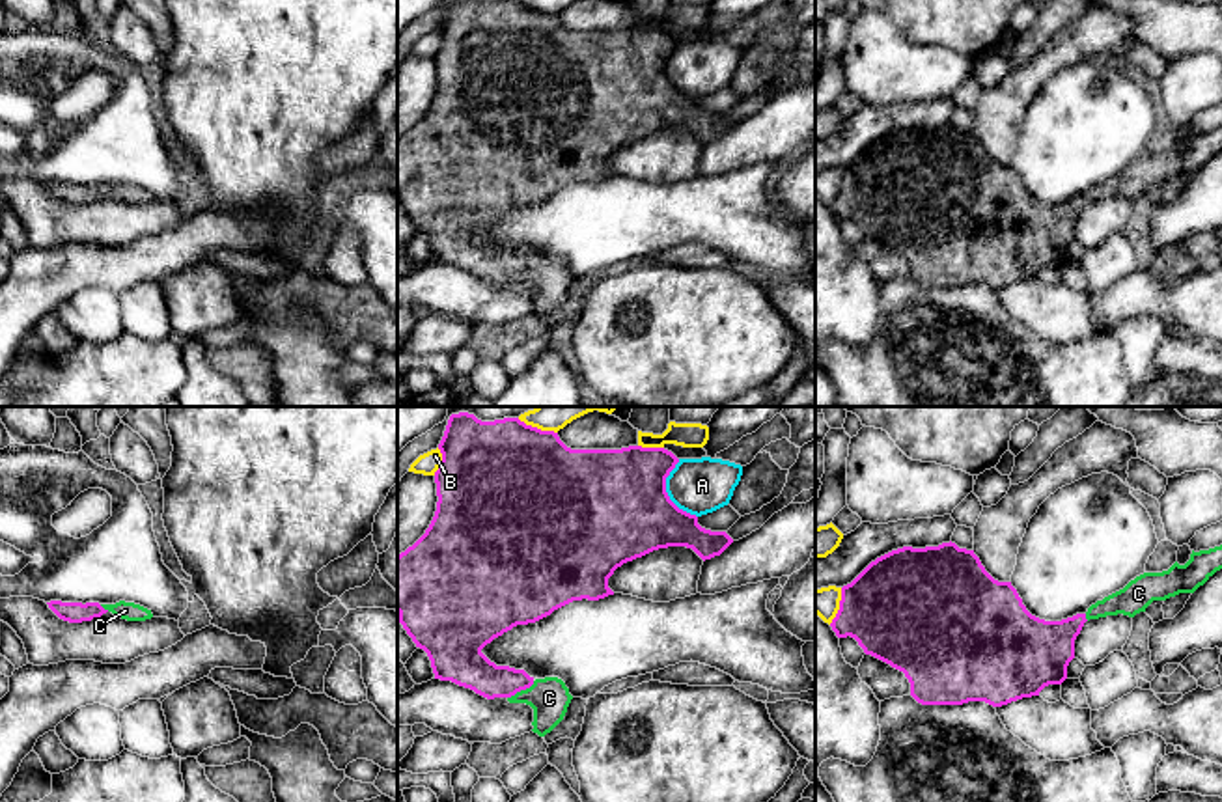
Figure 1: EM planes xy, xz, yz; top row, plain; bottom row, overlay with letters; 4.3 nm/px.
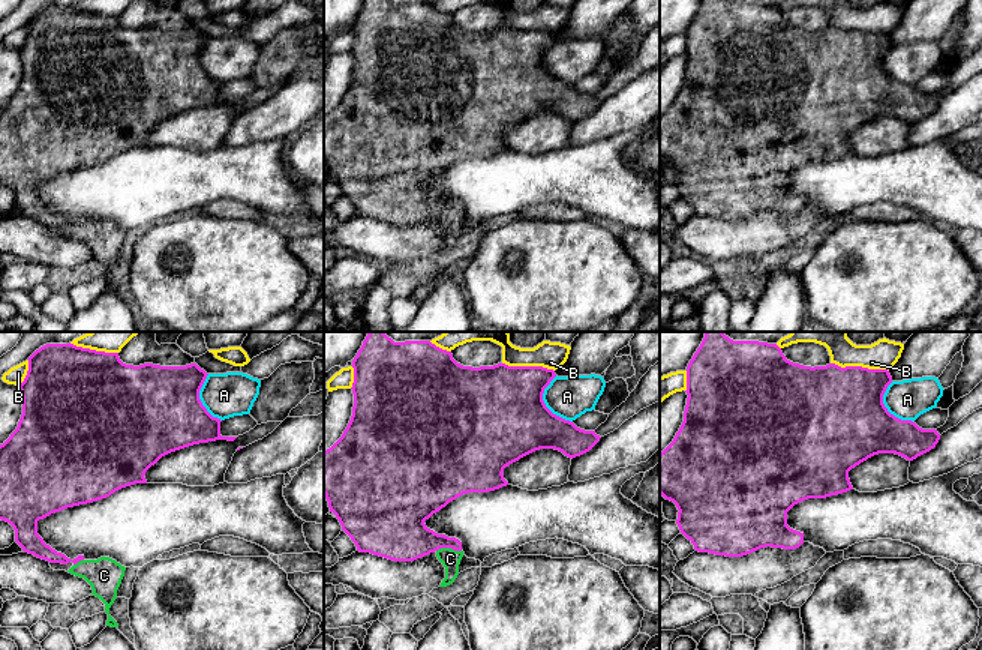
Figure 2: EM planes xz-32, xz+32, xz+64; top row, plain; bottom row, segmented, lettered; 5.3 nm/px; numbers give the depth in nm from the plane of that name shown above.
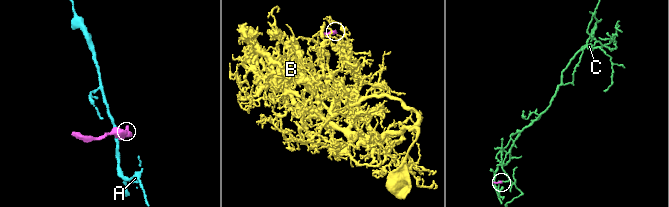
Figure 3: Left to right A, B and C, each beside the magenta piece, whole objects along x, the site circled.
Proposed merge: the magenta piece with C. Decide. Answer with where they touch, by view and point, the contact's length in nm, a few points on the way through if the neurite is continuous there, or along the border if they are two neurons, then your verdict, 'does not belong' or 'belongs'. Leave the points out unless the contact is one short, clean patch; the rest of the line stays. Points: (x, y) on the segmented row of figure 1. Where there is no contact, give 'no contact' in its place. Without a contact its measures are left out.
xz (521, 689) | 140 nm | across xz (469, 666), (521, 689), (549, 698) | belongs

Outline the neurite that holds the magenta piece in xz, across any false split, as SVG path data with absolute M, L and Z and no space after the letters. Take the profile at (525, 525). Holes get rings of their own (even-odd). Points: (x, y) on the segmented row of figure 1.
M459 412L451 414L444 431L444 436L438 444L442 461L435 472L437 483L437 511L425 530L425 533L405 552L397 556L397 614L399 623L412 638L416 647L424 649L431 660L435 679L451 681L459 686L470 688L476 694L494 699L506 698L509 703L526 703L534 709L534 733L545 737L550 733L565 716L567 707L573 699L565 683L558 677L534 679L524 670L515 670L509 666L496 666L491 662L481 649L491 643L494 638L511 630L517 625L535 623L554 610L573 602L573 601L599 601L614 591L608 588L608 578L618 567L636 558L642 558L653 550L668 546L687 546L692 548L703 561L715 556L720 556L733 539L726 532L711 532L698 524L698 517L679 509L666 492L666 477L675 468L679 459L664 448L642 448L629 446L621 449L571 449L567 448L558 433L541 431L537 427L526 425L519 418L504 418L494 422L481 422L474 414Z

